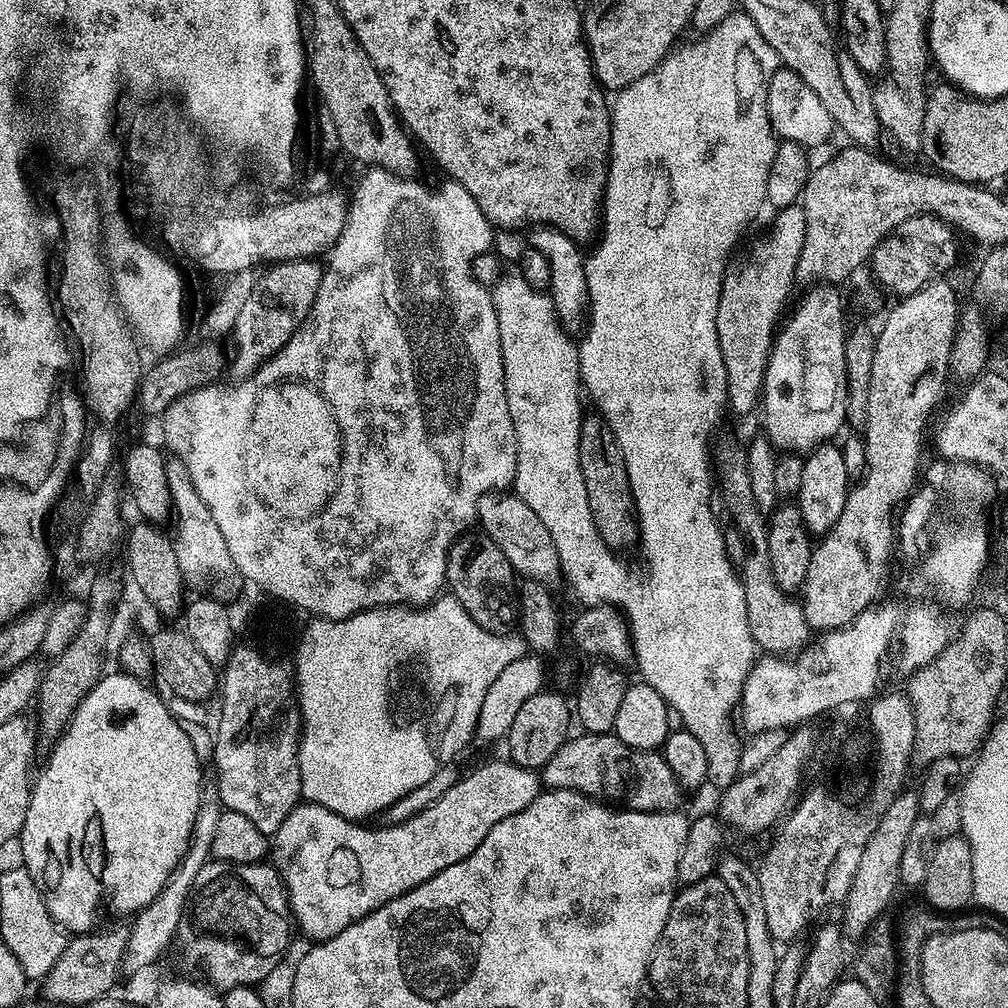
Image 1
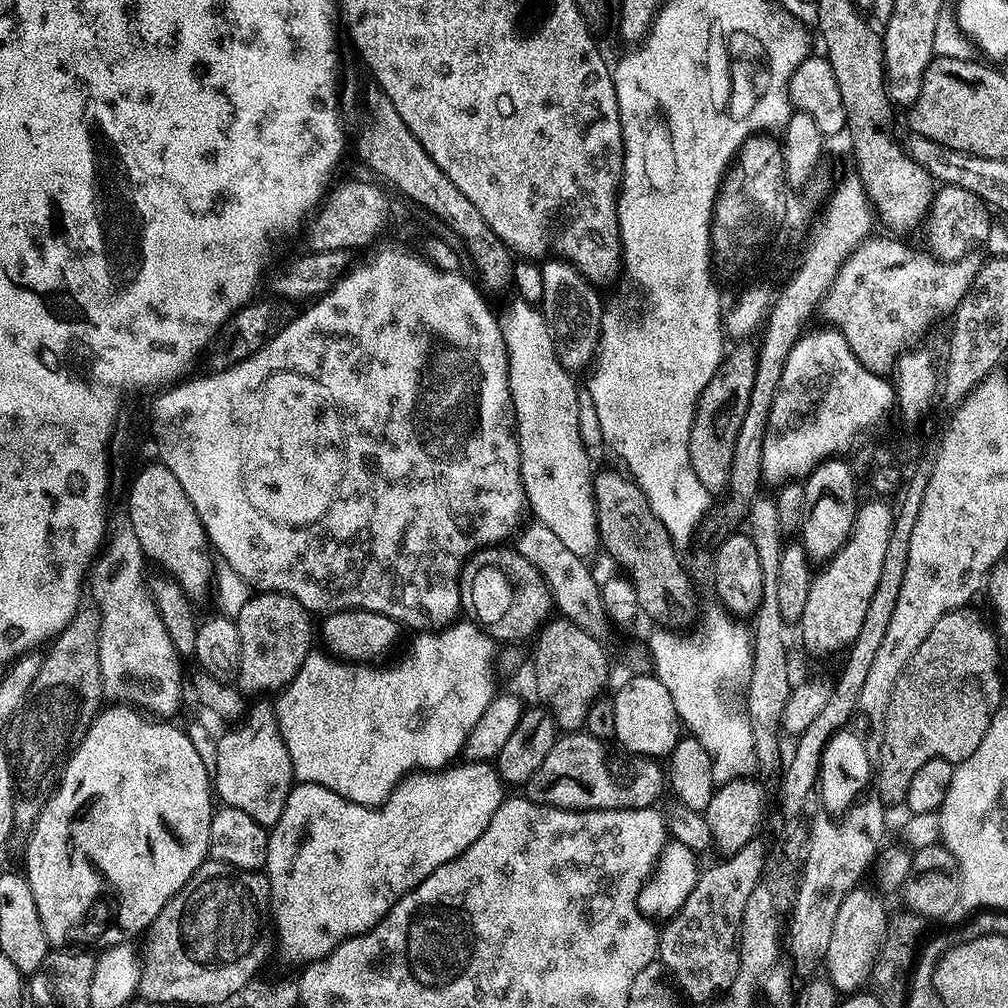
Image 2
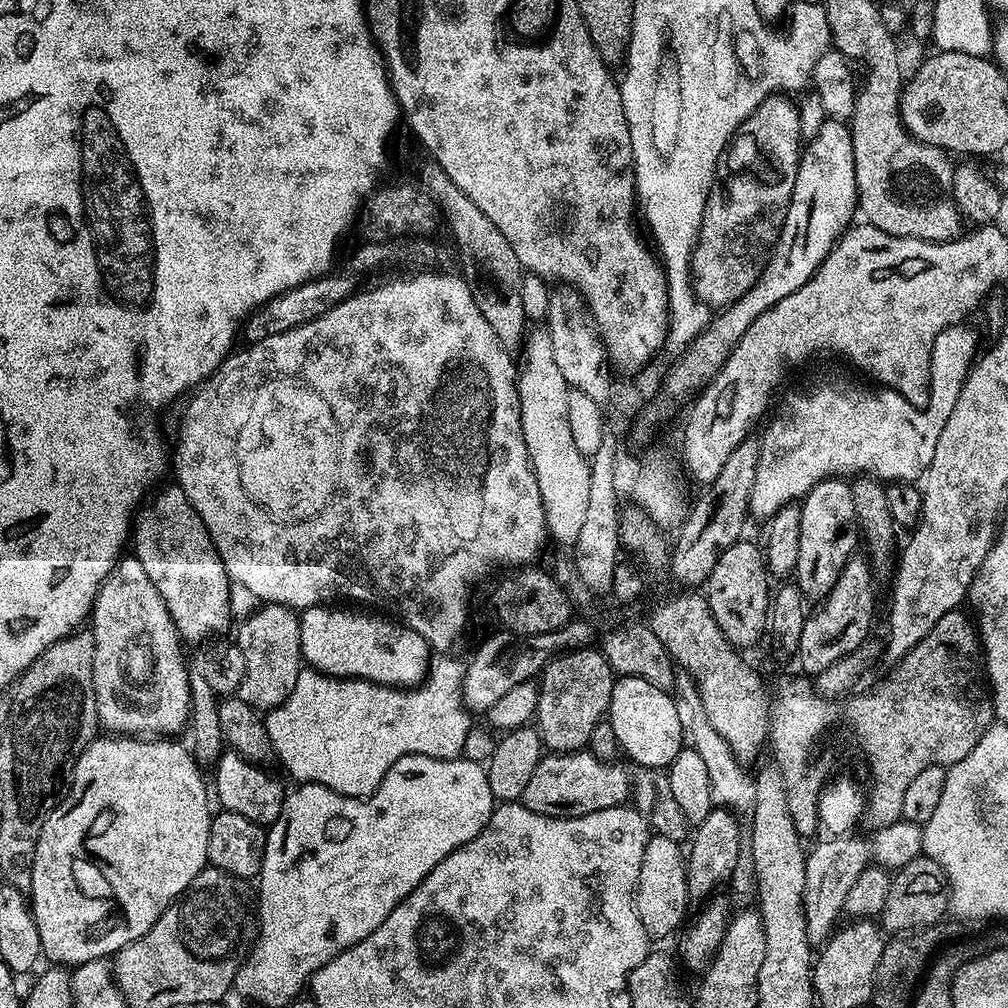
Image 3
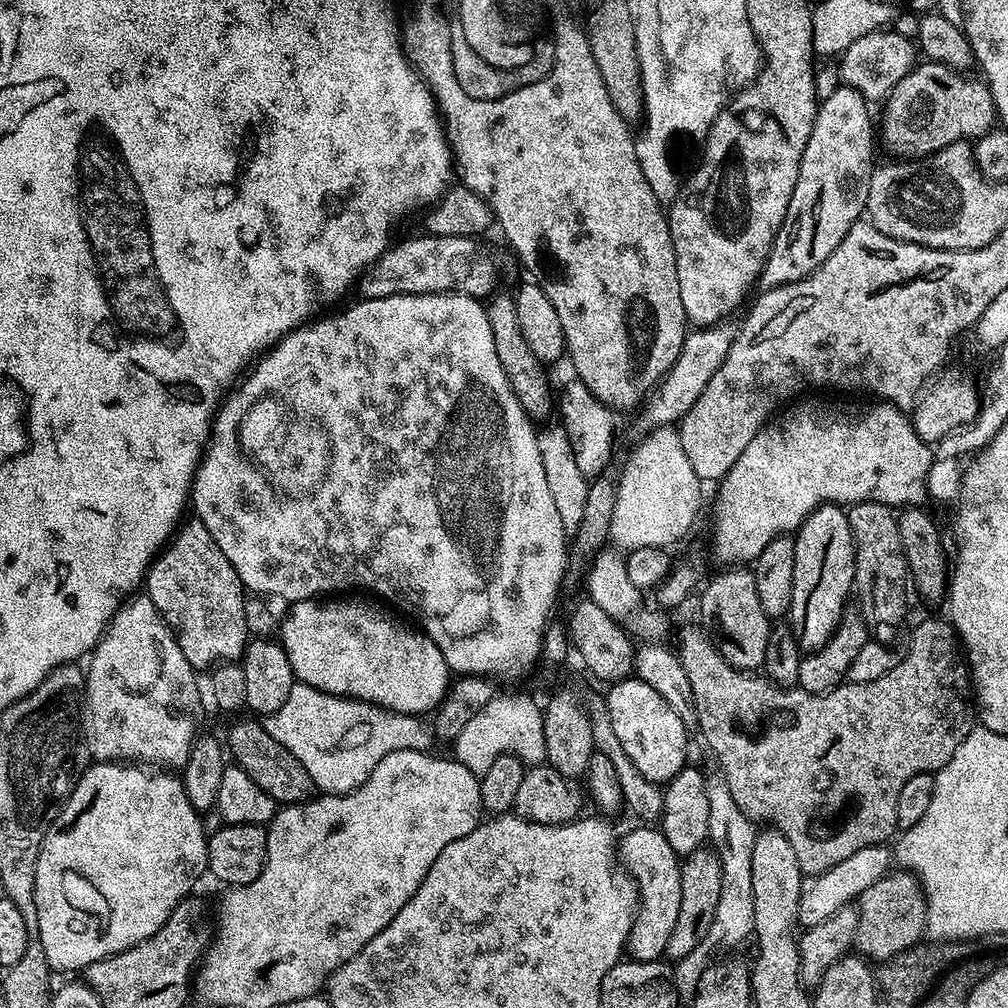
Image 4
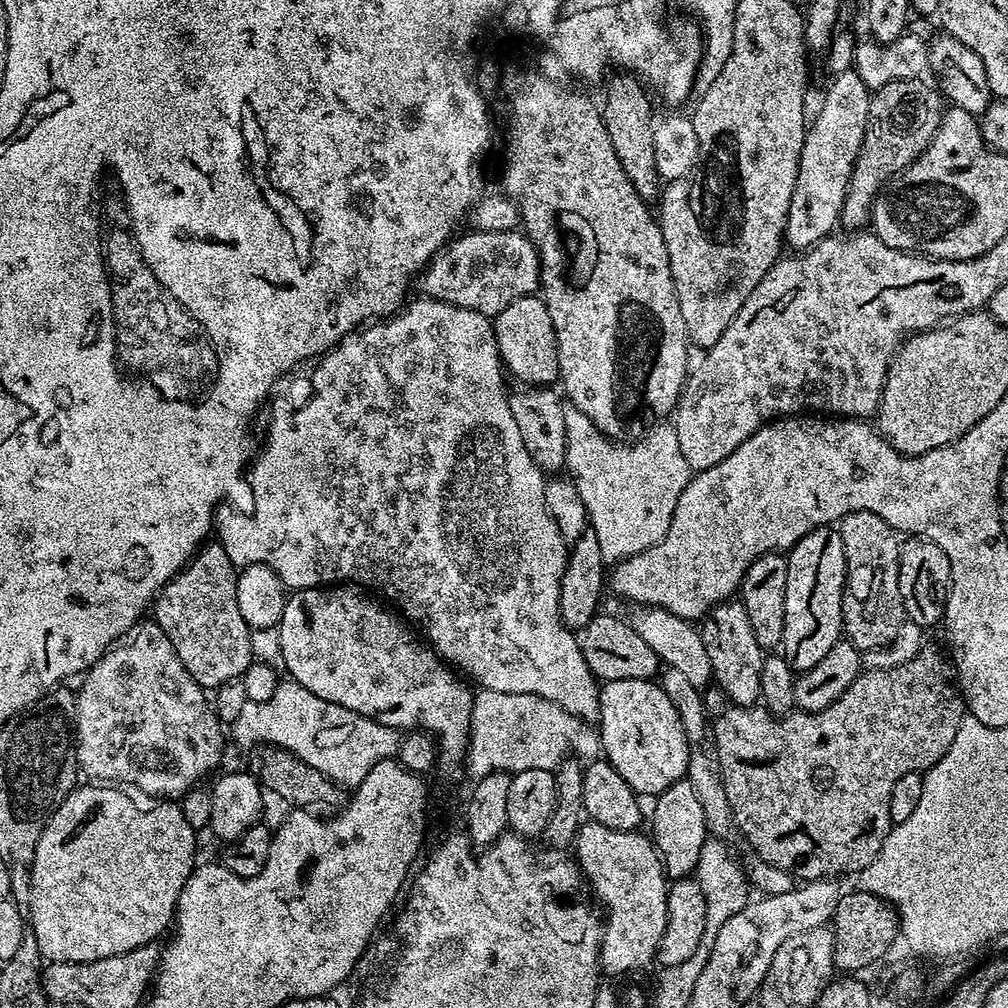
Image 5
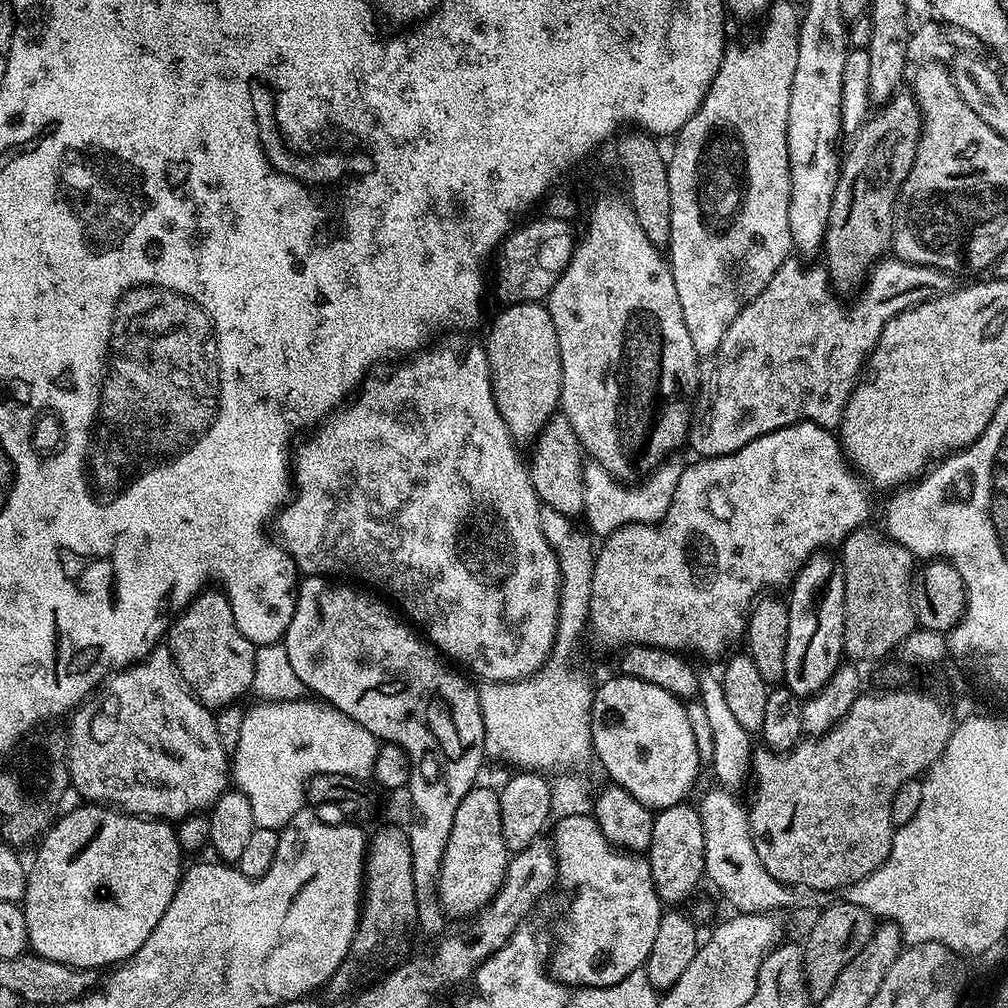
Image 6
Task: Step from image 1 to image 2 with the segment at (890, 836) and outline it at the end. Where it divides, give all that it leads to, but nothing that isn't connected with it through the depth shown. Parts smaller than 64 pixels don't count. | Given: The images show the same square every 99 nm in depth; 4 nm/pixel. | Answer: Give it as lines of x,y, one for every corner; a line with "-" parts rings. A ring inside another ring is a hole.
857,886
850,890
850,894
846,894
846,898
842,898
842,906
838,906
838,914
834,918
830,950
826,950
823,962
827,979
832,981
840,994
855,994
869,983
872,967
886,934
890,912
889,909
884,909
885,897
879,891
871,892
864,887

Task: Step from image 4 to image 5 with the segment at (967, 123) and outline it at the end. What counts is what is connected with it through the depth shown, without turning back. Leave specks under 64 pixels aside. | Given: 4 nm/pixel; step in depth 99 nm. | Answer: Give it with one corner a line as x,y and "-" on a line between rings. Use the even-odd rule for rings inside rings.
927,79
895,80
884,87
875,89
871,93
869,102
869,120
865,130
865,138
862,142
857,161
854,162
853,174
849,180
848,193
845,194
845,202
841,208
839,223
848,227
848,230
860,230
872,219
872,201
881,192
884,185
900,173
903,168
908,168
918,157
928,149
930,142
936,137
936,131
940,129
940,120
946,111
946,100
939,87
927,84

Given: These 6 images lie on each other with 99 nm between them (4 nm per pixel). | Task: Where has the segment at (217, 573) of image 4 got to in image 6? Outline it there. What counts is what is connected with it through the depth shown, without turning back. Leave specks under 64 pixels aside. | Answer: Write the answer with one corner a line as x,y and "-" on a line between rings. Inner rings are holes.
205,590
192,597
188,607
173,619
166,633
166,647
172,653
180,677
192,691
197,700
201,700
209,710
219,710
227,704
235,704
252,687
254,678
254,658
257,645
250,643
246,634
238,630
238,622
234,622
234,610
228,601
228,595
223,590

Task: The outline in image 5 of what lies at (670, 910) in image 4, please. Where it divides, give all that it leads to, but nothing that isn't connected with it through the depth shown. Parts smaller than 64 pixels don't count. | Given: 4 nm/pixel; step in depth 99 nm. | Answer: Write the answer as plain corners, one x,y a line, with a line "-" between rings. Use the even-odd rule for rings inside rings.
588,820
581,823
575,838
575,863
598,904
600,899
600,971
605,977
624,976
627,972
636,972
648,963
653,963
666,930
670,880
655,844
642,833
640,830
610,830
598,822

